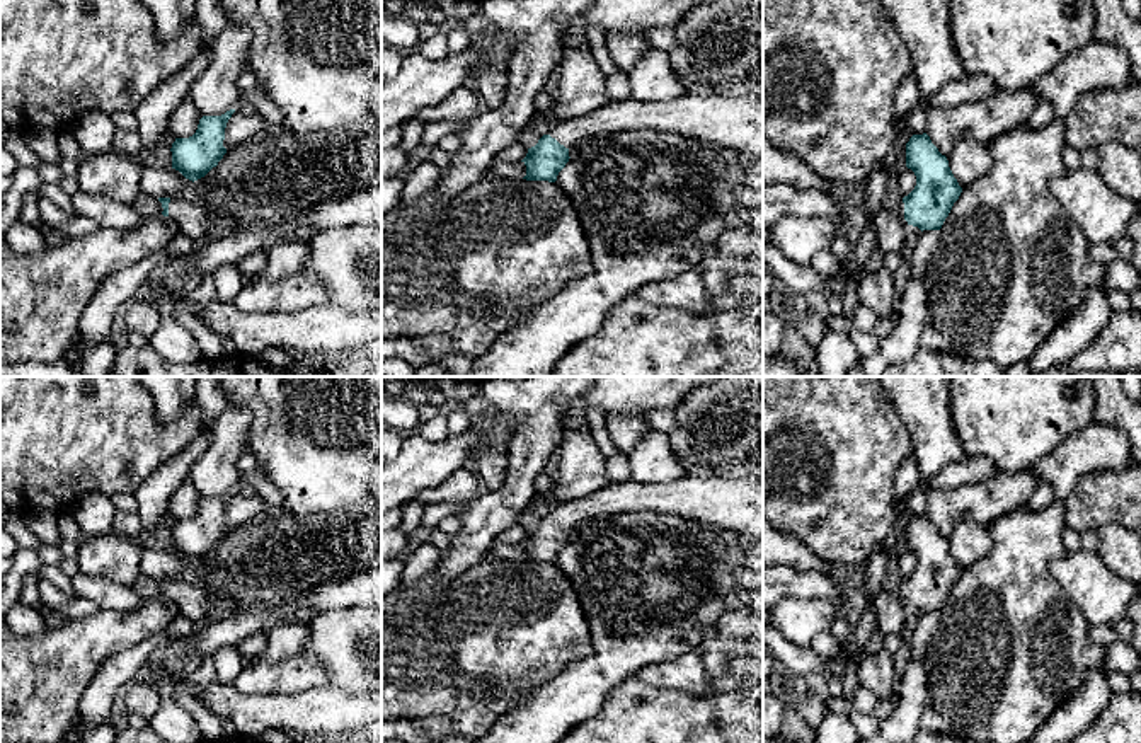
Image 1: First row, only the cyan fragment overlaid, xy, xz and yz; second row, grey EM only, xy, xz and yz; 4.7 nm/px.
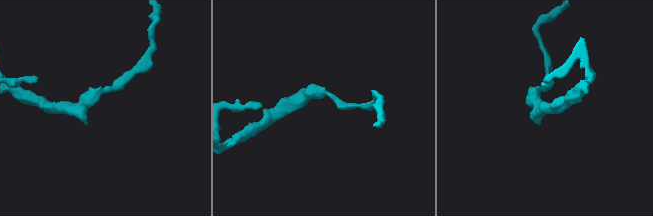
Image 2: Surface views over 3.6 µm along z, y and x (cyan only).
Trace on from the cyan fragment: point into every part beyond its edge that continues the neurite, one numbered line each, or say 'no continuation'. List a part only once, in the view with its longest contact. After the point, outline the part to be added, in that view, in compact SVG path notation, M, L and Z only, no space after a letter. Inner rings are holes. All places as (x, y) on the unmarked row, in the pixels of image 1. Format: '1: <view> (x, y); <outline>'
1: xz (736, 505); M686 475L666 484L627 481L560 503L548 516L569 530L591 516L634 511L691 518L722 530L763 537L763 477L731 481Z

